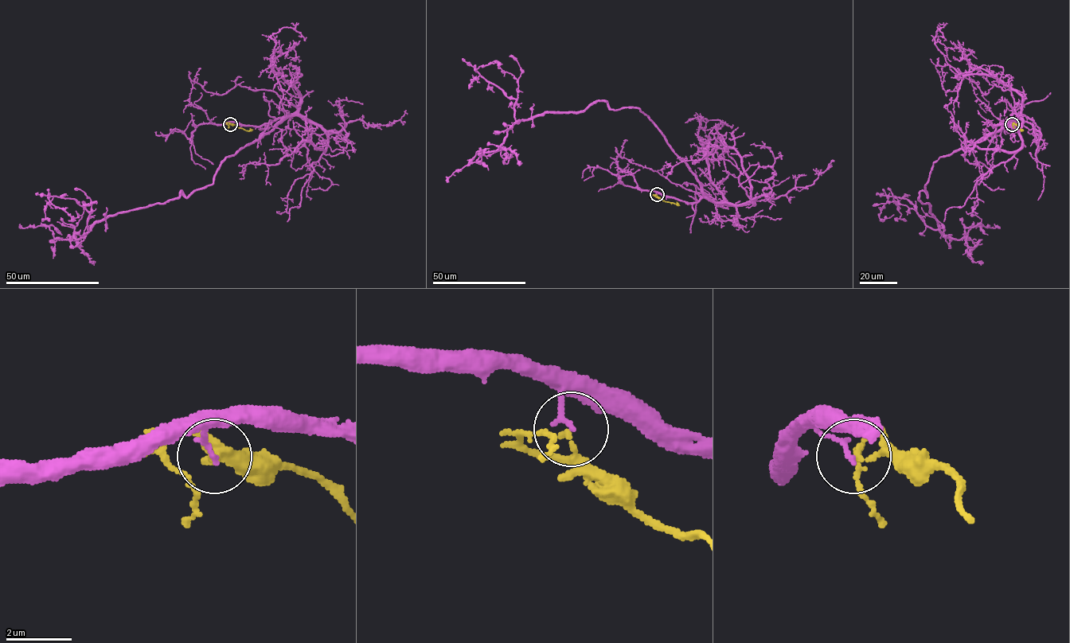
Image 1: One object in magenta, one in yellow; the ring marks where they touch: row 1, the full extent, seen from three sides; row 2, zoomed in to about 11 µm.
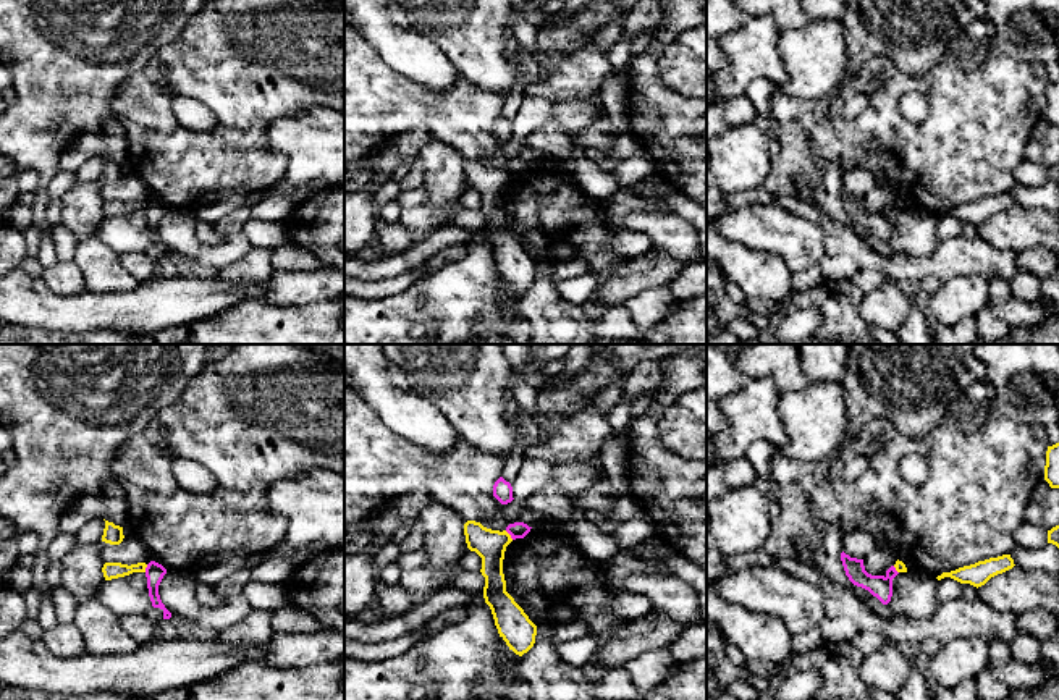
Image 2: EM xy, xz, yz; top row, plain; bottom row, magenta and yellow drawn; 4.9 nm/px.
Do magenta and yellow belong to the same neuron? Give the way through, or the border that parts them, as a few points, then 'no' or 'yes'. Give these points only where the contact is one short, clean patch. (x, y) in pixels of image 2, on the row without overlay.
border xz (505, 168), (513, 177); no

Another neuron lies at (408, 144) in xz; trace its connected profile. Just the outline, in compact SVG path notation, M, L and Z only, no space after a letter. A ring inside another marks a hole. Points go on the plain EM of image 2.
M417 126L393 137L394 149L401 162L411 162L417 157L427 142L432 142L433 133L427 126Z

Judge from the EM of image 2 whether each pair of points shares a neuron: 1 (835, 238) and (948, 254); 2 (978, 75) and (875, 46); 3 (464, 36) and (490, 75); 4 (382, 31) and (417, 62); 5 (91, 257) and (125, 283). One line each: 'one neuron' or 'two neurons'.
1: one neuron
2: two neurons
3: one neuron
4: one neuron
5: one neuron

